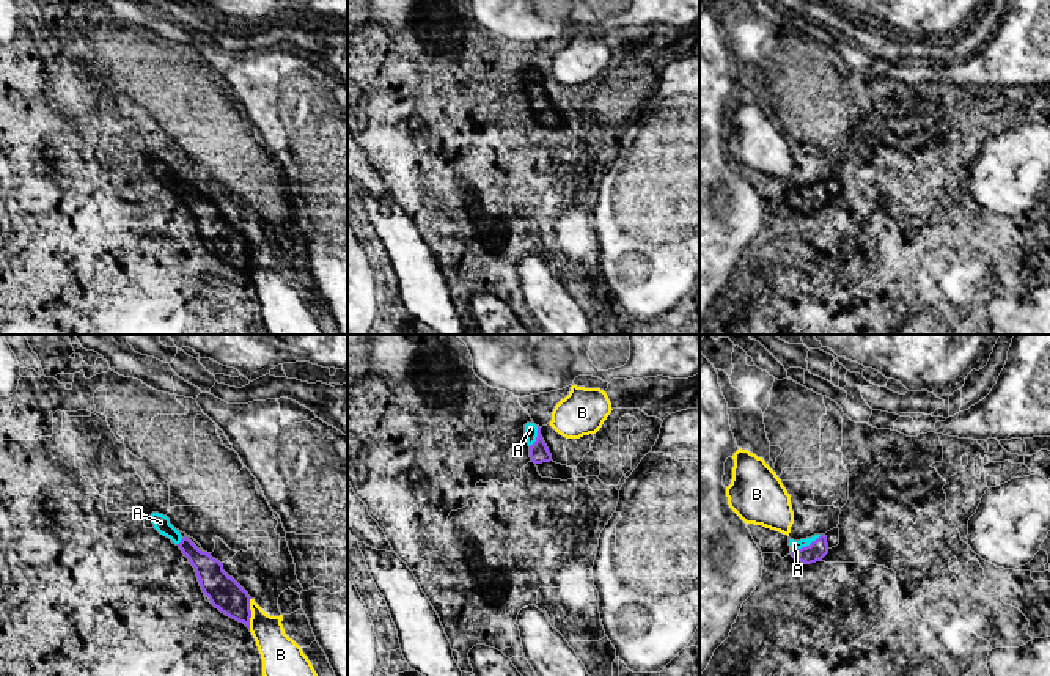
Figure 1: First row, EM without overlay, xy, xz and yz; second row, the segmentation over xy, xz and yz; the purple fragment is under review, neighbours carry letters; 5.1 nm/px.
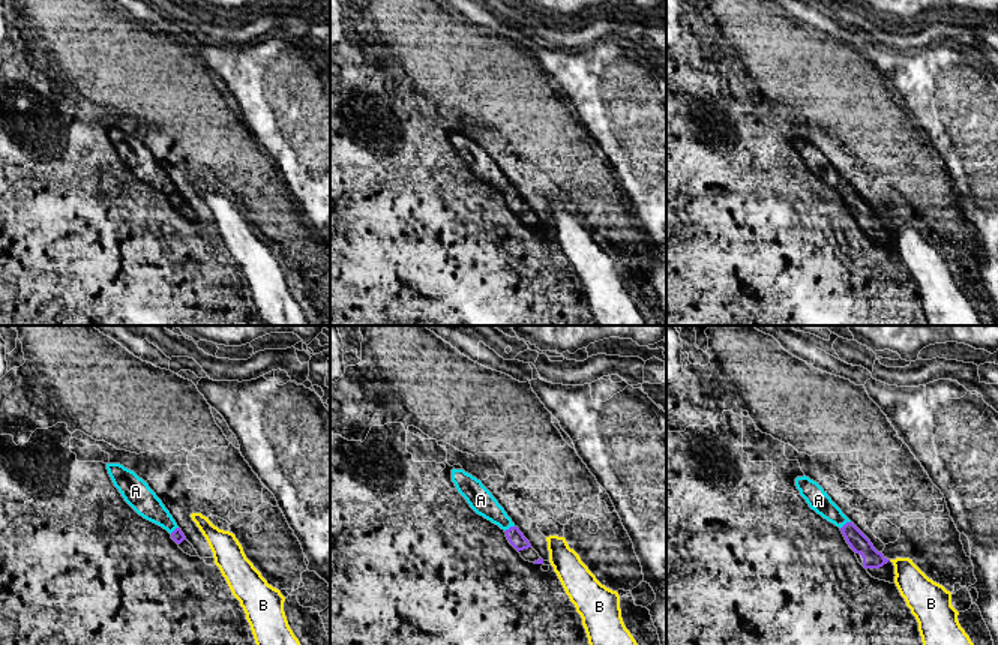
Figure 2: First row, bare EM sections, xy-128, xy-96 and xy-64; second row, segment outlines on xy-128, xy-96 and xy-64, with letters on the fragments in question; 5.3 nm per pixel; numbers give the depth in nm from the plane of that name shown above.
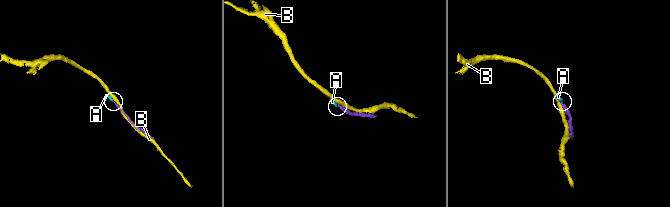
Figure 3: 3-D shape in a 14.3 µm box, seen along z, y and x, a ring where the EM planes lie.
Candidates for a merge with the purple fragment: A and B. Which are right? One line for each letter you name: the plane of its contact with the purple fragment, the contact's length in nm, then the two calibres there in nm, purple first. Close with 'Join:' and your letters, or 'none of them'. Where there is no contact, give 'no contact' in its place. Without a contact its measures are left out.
A: contact in yz; length 180 nm; calibres 100 and 50 nm
Join: A

